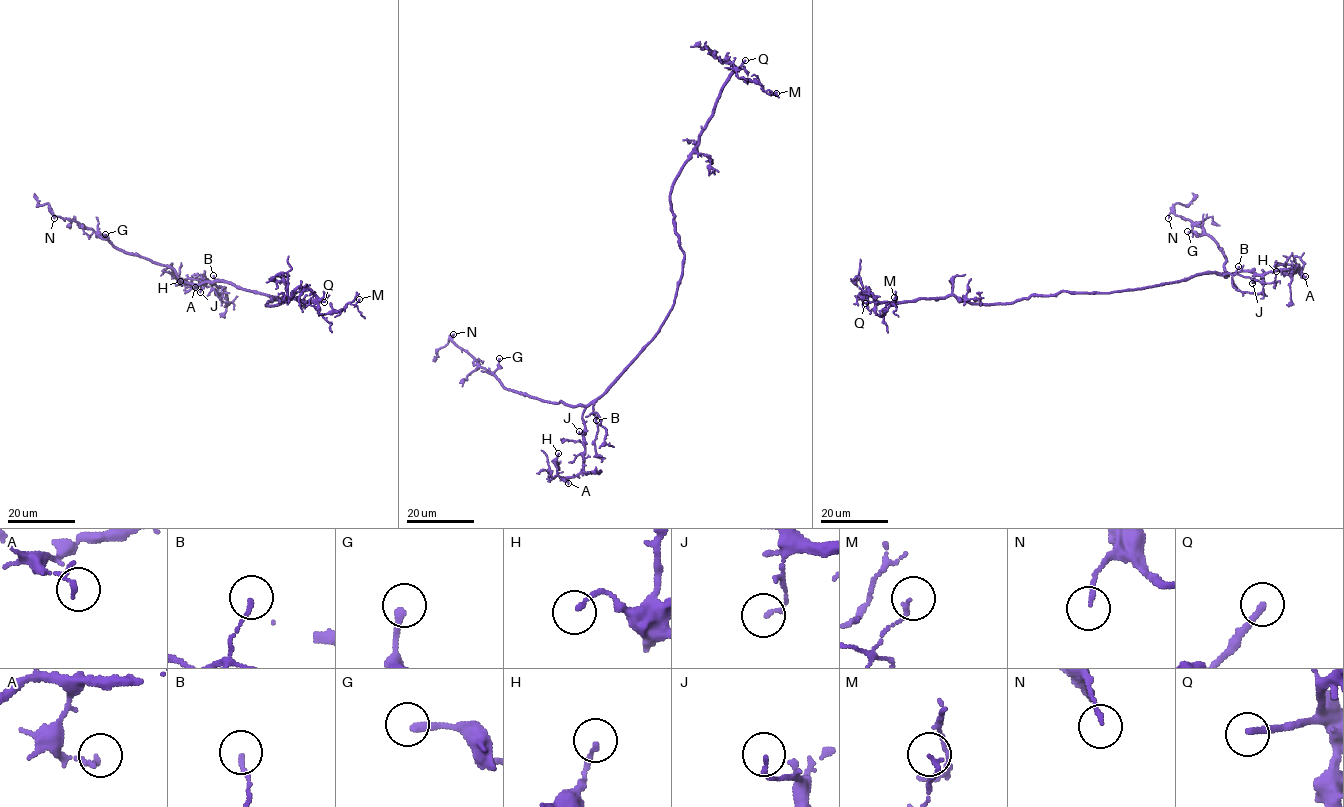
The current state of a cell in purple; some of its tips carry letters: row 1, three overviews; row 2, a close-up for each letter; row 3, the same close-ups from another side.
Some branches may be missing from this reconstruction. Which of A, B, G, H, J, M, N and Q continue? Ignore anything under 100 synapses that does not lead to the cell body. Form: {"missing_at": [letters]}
{"missing_at": ["Q"]}

